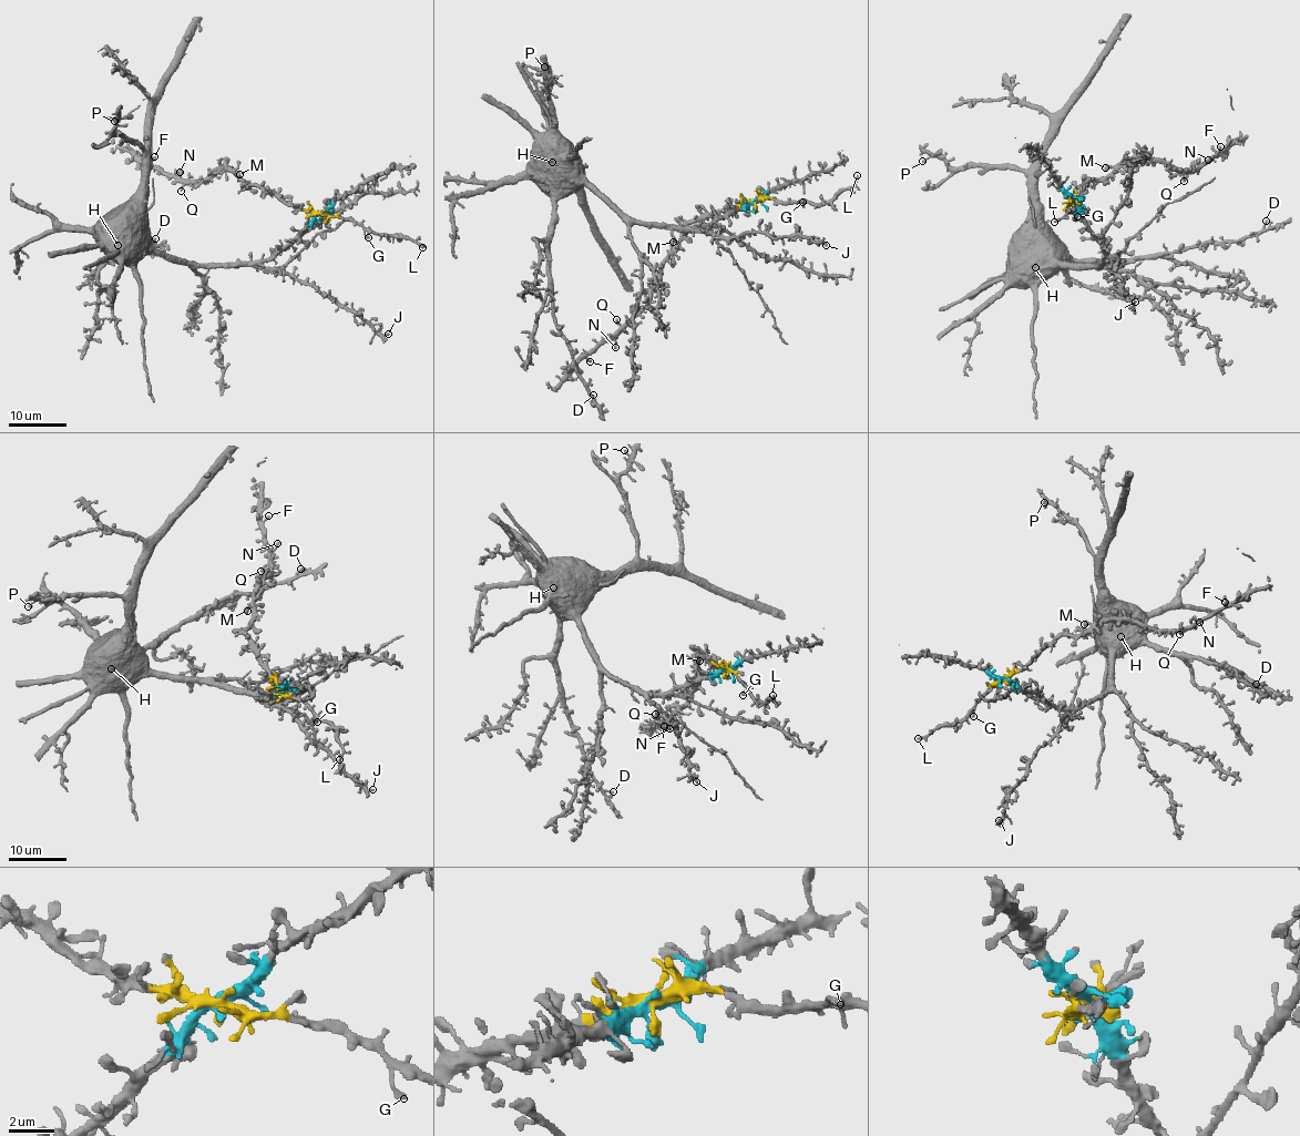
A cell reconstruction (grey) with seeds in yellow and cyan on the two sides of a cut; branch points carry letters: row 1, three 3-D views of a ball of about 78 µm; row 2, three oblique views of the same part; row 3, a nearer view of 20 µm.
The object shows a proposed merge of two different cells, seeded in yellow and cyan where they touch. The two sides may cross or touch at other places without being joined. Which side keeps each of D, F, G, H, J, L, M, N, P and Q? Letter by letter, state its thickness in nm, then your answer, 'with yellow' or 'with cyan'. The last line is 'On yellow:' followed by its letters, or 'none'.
D: 190 nm thick; with cyan
F: 260 nm thick; with yellow
G: 240 nm thick; with yellow
H: 360 nm thick; with cyan
J: 200 nm thick; with cyan
L: 240 nm thick; with yellow
M: 480 nm thick; with yellow
N: 220 nm thick; with yellow
P: 220 nm thick; with cyan
Q: 260 nm thick; with yellow
On yellow: F, G, L, M, N, Q

